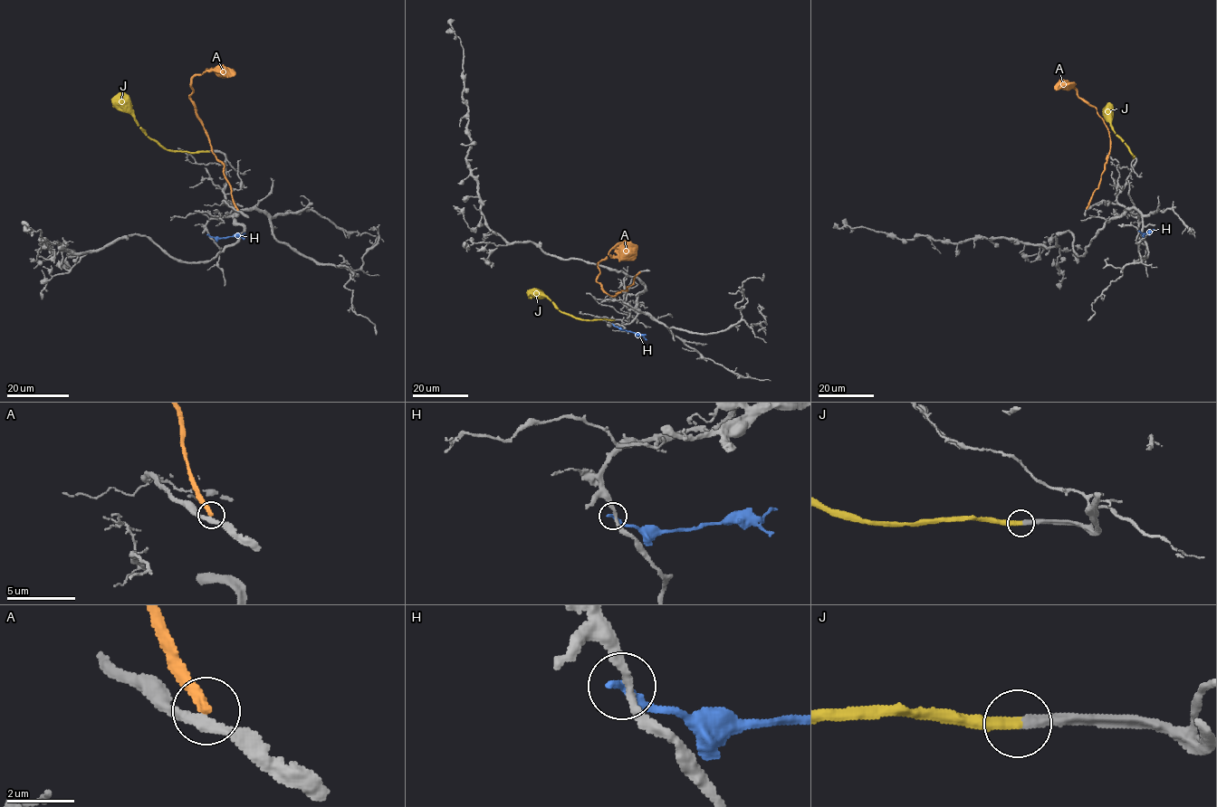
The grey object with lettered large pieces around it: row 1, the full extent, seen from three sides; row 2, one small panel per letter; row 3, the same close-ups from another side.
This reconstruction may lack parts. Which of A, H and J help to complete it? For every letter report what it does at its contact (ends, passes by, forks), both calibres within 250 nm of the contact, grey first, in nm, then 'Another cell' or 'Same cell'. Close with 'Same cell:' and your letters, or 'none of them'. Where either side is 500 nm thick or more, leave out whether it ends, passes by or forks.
A: It ends there. Thickness 280 nm (grey) against 280 nm. Another cell
H: It ends there. Thickness 200 nm (grey) against 260 nm. Another cell
J: It ends there. Thickness 320 nm (grey) against 340 nm. Same cell
Same cell: J

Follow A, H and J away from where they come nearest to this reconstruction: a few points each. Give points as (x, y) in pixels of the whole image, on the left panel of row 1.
A: (237, 210), (224, 165), (212, 151), (189, 97), (192, 79), (197, 75), (233, 69)
H: (208, 234), (228, 238), (245, 232)
J: (209, 151), (170, 151), (162, 148), (138, 124), (128, 97), (121, 90)

